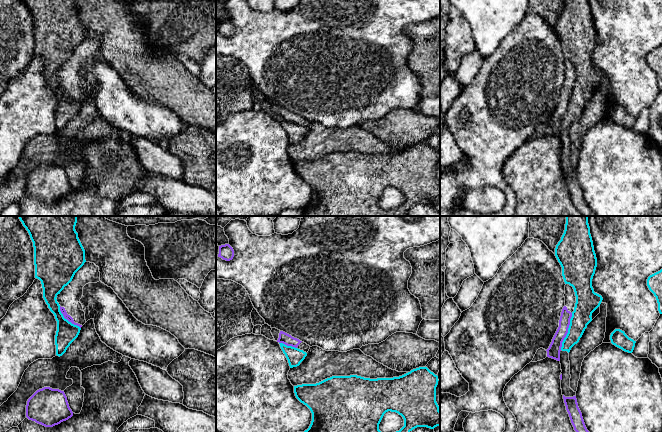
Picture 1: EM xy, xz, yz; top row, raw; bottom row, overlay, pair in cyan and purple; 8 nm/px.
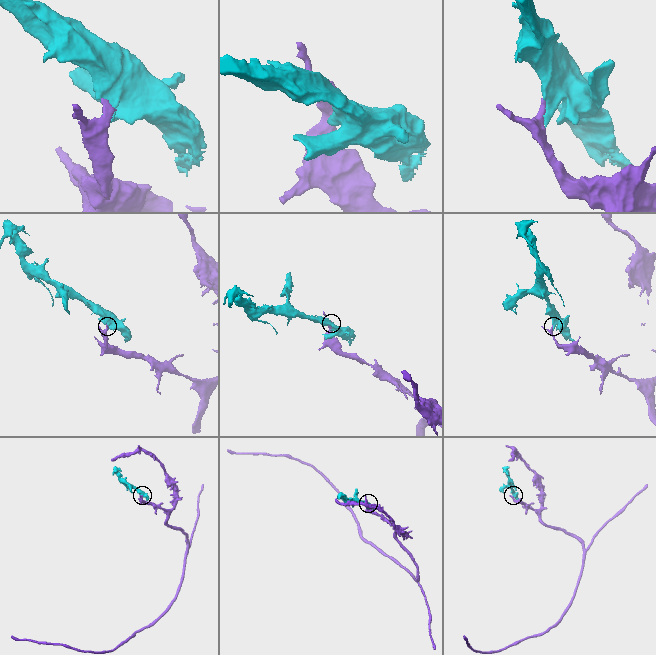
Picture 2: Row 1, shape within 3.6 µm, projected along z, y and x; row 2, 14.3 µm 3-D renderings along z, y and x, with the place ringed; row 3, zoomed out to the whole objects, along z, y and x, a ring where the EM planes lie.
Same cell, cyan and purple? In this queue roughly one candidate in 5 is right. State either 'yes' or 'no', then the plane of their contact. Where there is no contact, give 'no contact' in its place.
no | yz

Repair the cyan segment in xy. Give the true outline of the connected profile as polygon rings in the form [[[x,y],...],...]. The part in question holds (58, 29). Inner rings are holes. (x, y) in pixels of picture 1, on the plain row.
[[[23,0],[23,2],[33,18],[35,54],[41,57],[43,74],[57,97],[55,121],[56,131],[60,133],[78,113],[81,104],[64,94],[56,74],[86,38],[85,26],[75,6],[76,0]]]

